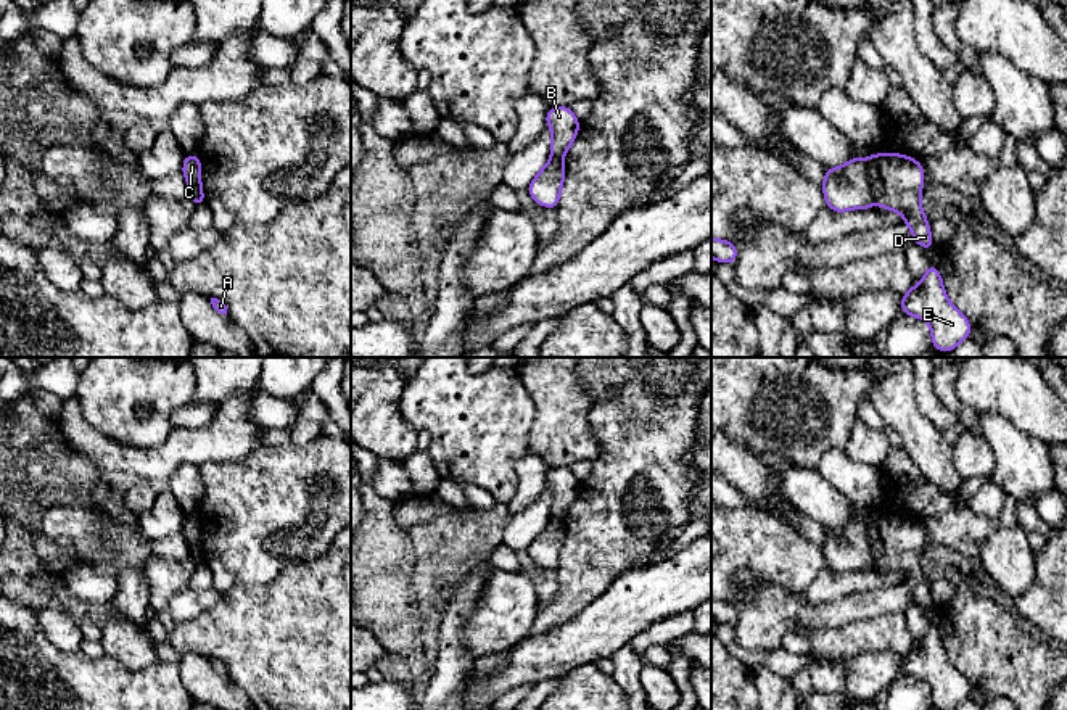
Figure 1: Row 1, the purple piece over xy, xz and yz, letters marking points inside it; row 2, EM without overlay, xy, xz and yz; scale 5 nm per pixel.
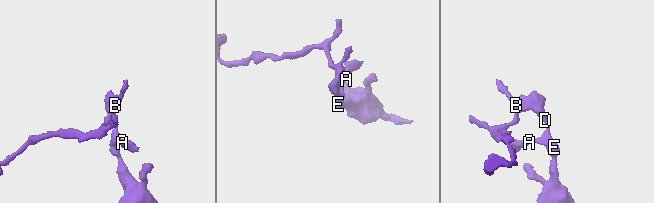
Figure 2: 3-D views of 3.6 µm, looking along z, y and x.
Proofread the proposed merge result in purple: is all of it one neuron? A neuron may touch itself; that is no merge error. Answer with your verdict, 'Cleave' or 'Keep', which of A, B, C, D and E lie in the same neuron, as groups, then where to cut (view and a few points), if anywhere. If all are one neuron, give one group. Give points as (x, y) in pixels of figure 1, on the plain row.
Cleave. Groups: A C D E / B. Split along yz (865, 520), (868, 543), (876, 562)

